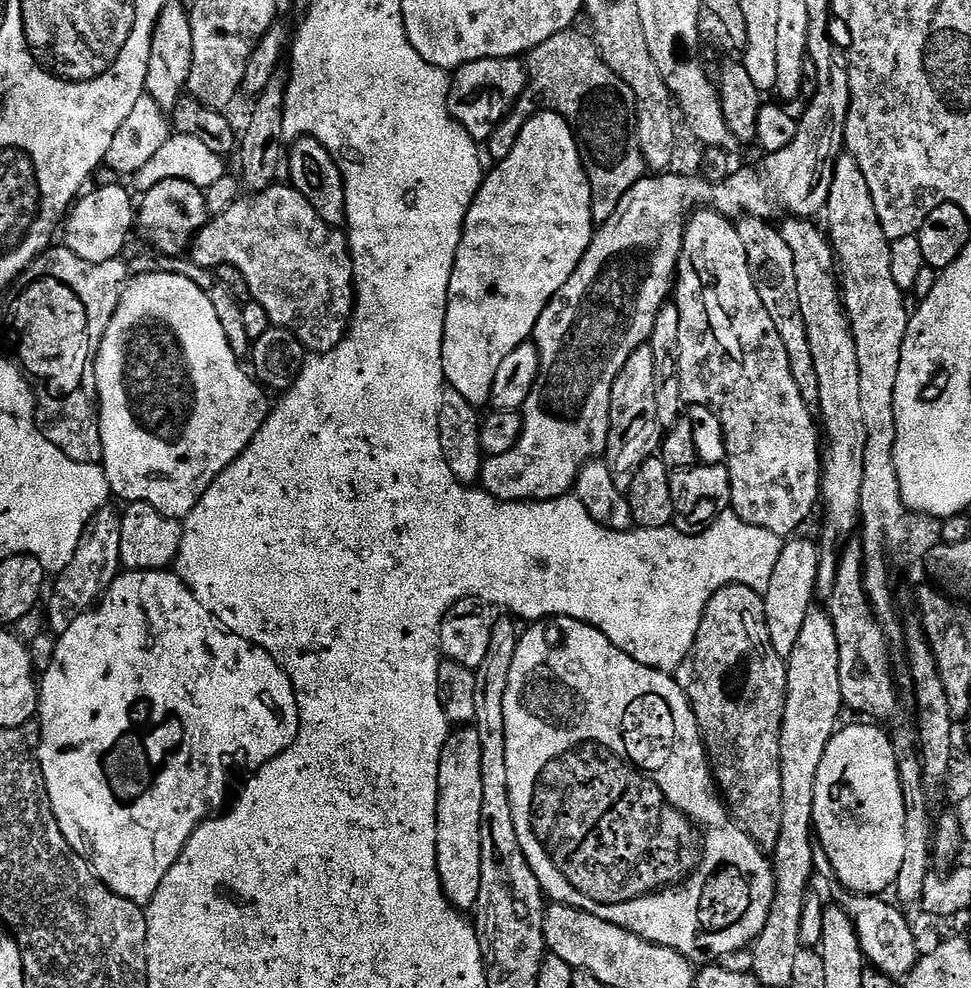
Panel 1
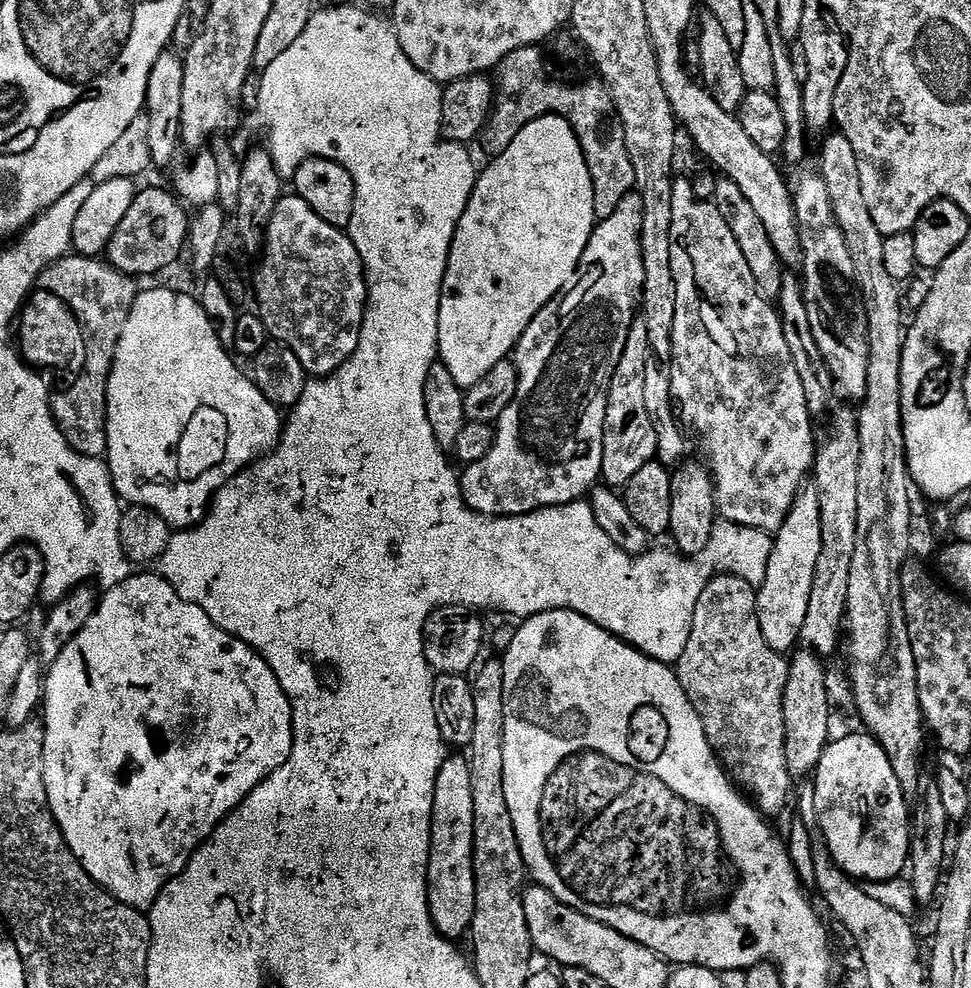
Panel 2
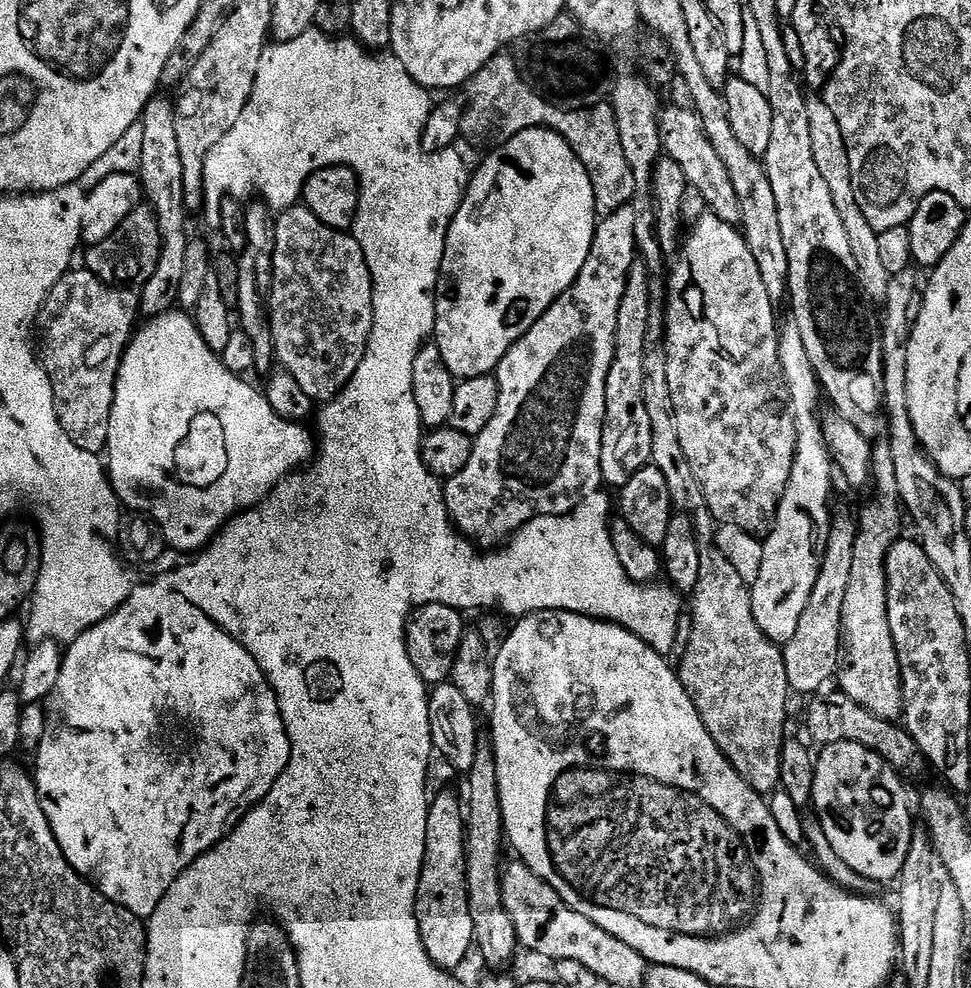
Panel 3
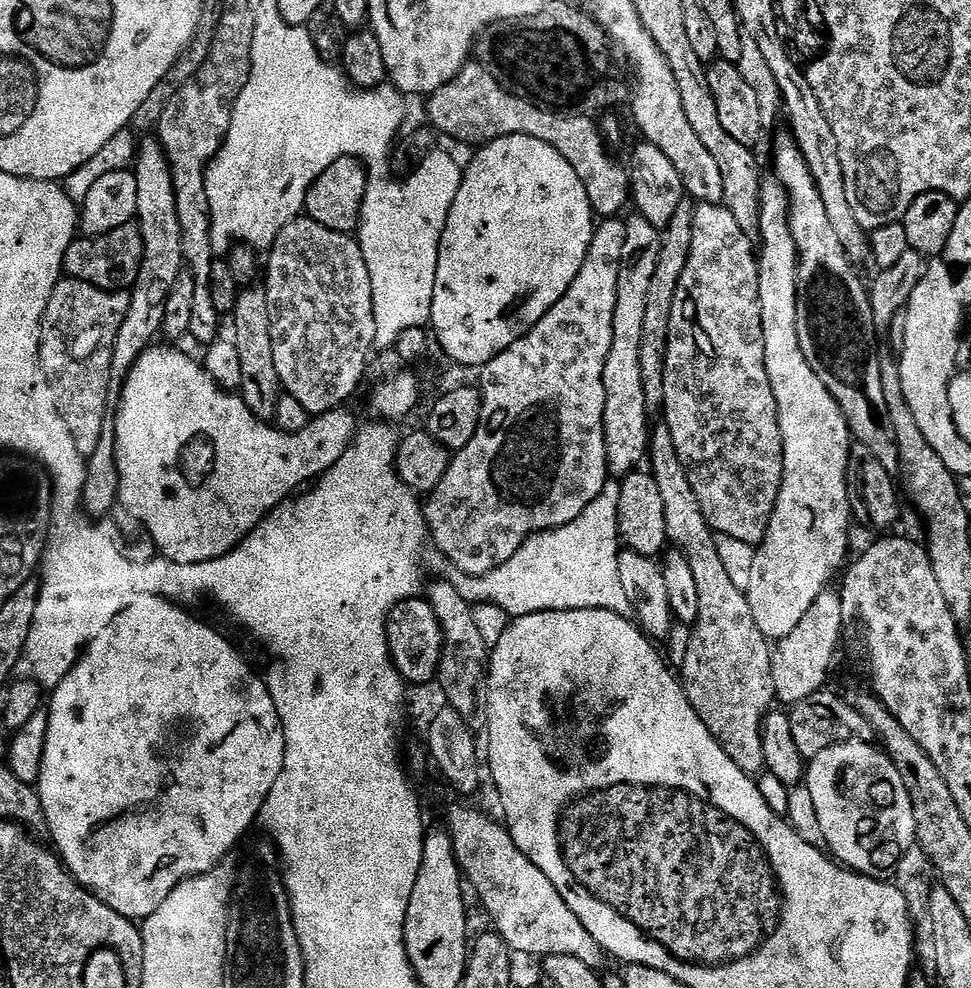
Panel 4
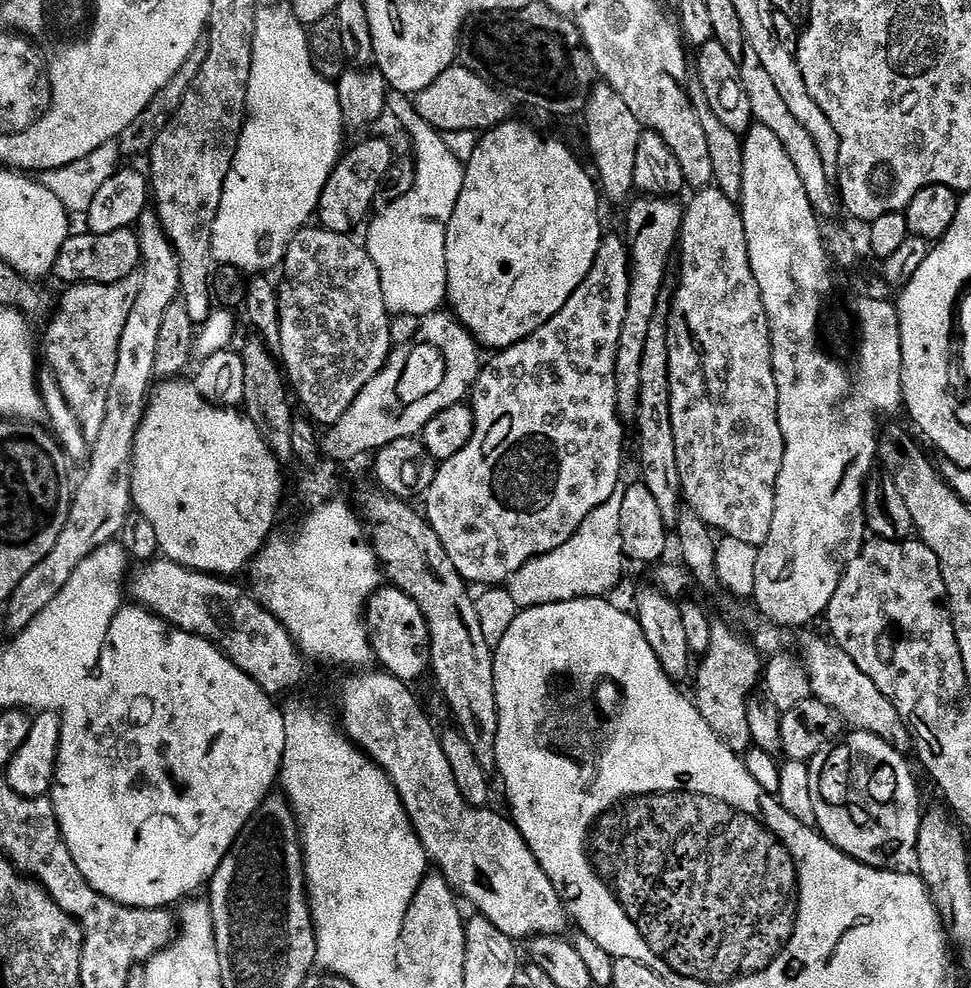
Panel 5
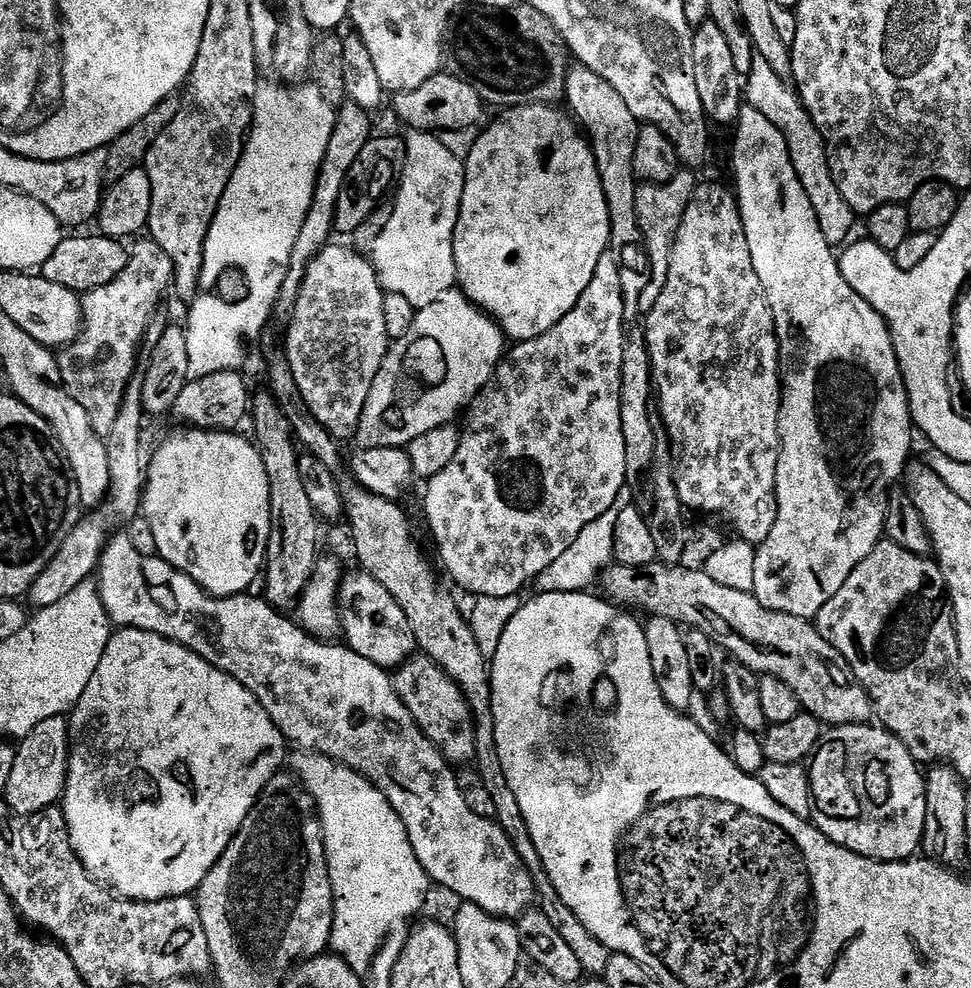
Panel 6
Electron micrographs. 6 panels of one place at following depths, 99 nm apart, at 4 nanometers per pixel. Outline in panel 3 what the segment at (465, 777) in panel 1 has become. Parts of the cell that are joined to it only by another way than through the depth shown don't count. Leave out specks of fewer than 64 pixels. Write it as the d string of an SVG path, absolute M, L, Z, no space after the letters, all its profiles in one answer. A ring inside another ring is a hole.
M440 792L431 797L428 806L428 817L426 818L426 854L424 855L424 865L422 874L418 882L418 894L416 895L416 917L418 918L418 930L424 943L424 949L428 952L428 957L435 962L438 967L445 970L456 970L456 967L468 956L468 951L473 951L476 935L474 934L474 918L470 918L470 902L468 901L468 846L466 843L466 808L452 792Z

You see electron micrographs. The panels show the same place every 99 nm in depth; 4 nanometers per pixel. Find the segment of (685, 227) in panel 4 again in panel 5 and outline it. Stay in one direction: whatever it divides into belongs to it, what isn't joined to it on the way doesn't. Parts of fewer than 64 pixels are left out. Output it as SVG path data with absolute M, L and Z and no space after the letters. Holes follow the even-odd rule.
M670 274L659 291L654 310L654 322L642 349L642 386L640 406L636 419L640 426L640 472L642 482L654 494L658 510L668 525L675 525L682 511L682 478L678 474L678 450L674 446L674 422L670 418L670 350L668 346L668 319L676 292L677 277Z

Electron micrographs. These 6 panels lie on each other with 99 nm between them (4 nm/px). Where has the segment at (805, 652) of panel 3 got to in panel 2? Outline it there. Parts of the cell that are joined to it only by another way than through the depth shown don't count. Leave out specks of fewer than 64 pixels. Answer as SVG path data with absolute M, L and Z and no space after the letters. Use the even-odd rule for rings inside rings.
M855 407L840 408L837 410L836 413L834 413L834 412L835 411L833 411L831 413L831 416L833 415L832 416L832 425L830 425L828 428L828 437L826 437L825 440L823 437L822 443L819 445L819 447L817 447L817 450L816 450L816 462L814 465L814 480L815 480L815 476L816 476L816 484L814 484L814 491L818 494L818 496L820 498L820 513L822 514L822 554L818 554L818 566L814 570L814 586L810 590L810 606L806 606L806 622L802 626L802 634L800 635L801 641L803 641L803 643L805 645L807 645L807 647L809 649L811 649L811 651L819 654L821 657L824 657L824 658L828 658L828 655L830 655L831 652L835 650L836 643L838 643L840 640L840 630L841 630L841 634L842 634L842 629L845 627L845 624L846 624L846 613L848 611L848 591L850 590L850 562L854 562L854 542L858 542L858 466L860 465L860 434L858 432L858 422L856 421L858 412Z

